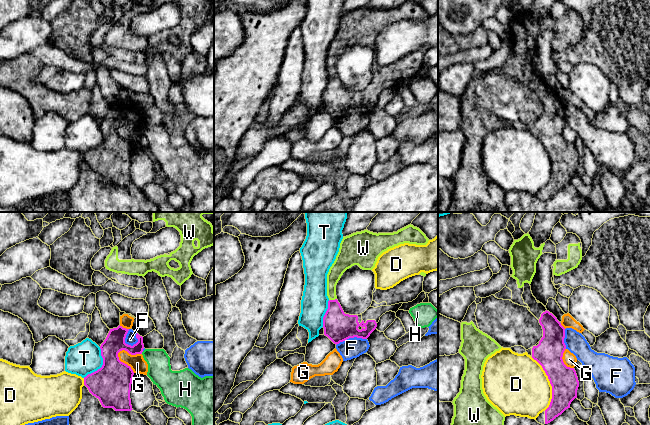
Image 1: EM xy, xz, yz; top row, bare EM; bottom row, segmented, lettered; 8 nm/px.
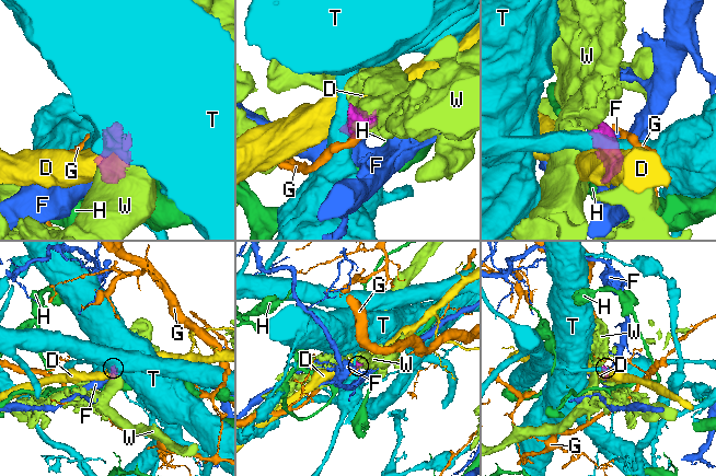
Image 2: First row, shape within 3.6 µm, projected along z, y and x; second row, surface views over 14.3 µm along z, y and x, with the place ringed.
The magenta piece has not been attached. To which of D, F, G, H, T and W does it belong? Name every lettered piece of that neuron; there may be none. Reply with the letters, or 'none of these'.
W

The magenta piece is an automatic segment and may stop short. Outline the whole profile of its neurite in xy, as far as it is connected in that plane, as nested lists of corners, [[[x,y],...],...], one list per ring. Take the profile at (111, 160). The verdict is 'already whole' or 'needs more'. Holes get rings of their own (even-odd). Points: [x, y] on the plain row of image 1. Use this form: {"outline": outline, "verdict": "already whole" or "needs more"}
{"outline": [[[118,102],[110,105],[101,120],[103,141],[97,147],[84,153],[84,161],[89,168],[99,175],[102,183],[115,187],[131,187],[130,167],[134,148],[130,142],[121,138],[118,129],[122,126],[131,131],[142,130],[143,113],[138,109],[138,118],[133,122],[125,119],[129,105]]], "verdict": "already whole"}

